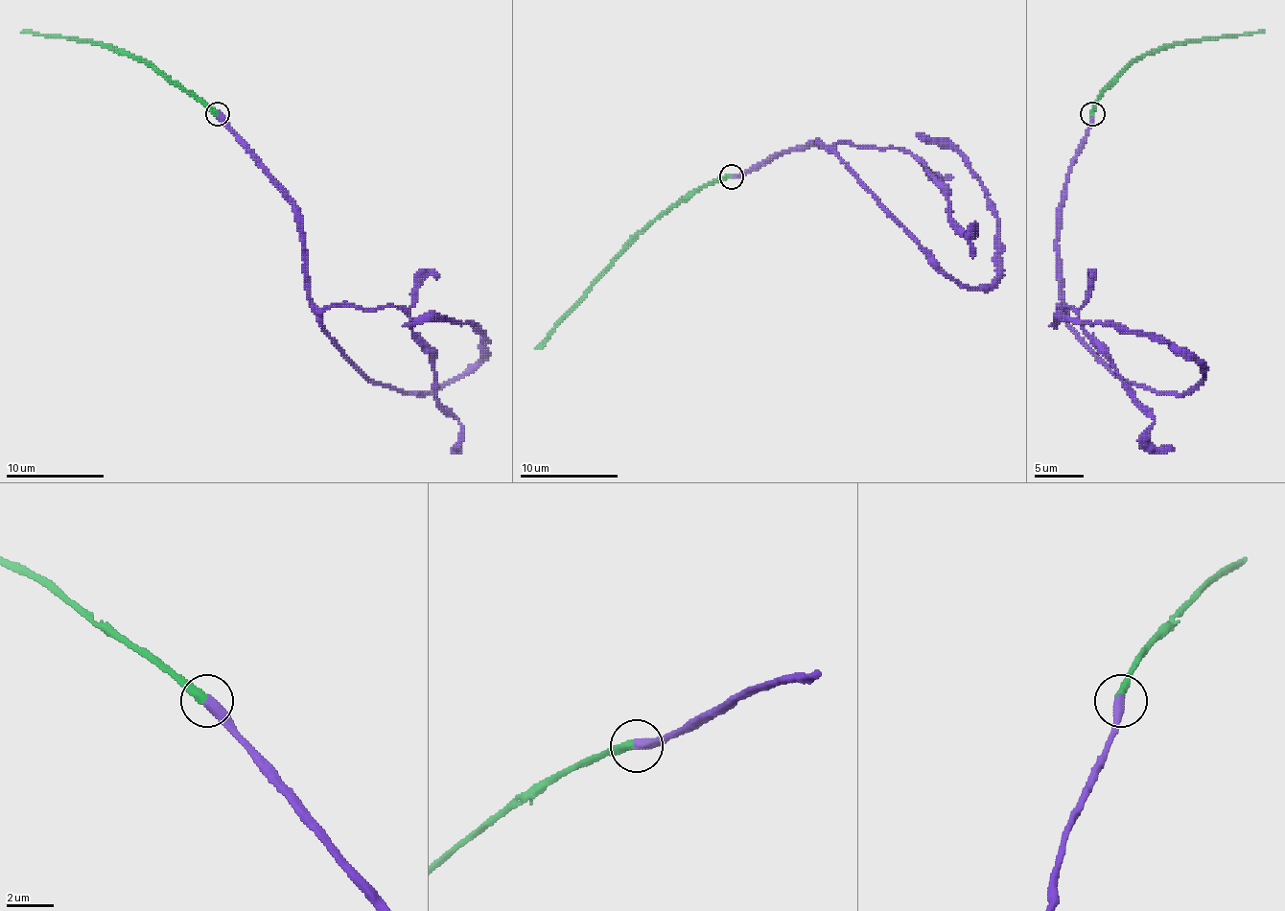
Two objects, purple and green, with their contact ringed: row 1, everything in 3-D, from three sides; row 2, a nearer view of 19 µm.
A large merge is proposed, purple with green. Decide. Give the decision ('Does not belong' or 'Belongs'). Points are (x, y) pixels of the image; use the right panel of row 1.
Belongs

